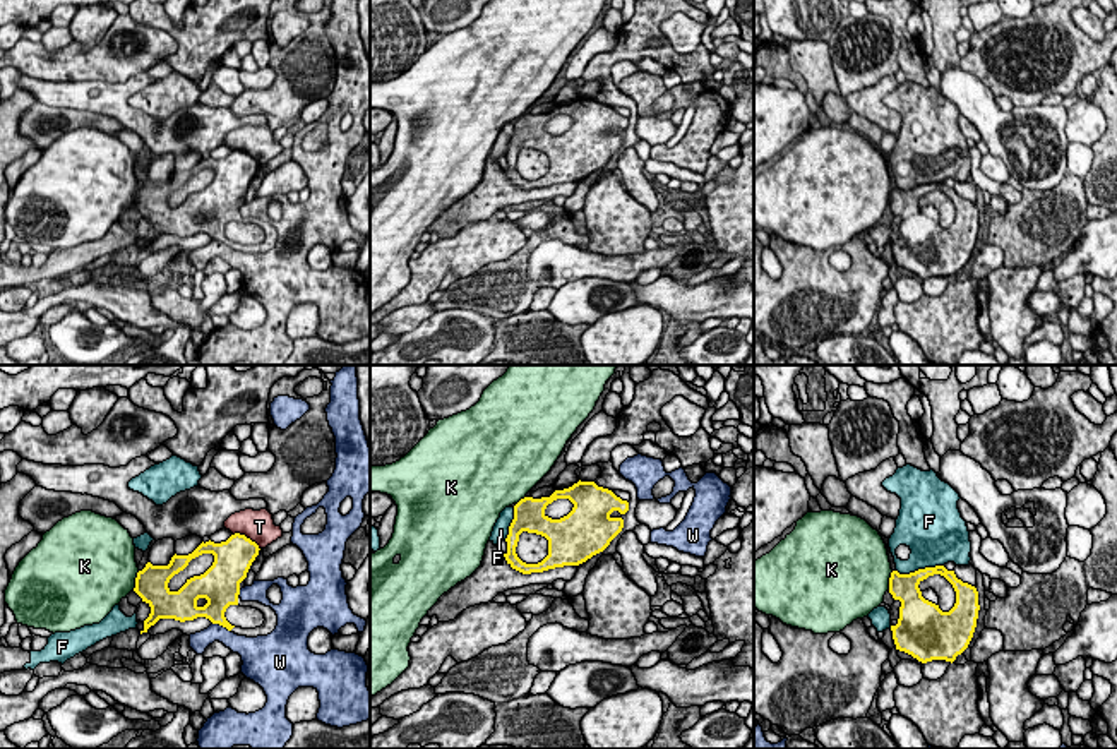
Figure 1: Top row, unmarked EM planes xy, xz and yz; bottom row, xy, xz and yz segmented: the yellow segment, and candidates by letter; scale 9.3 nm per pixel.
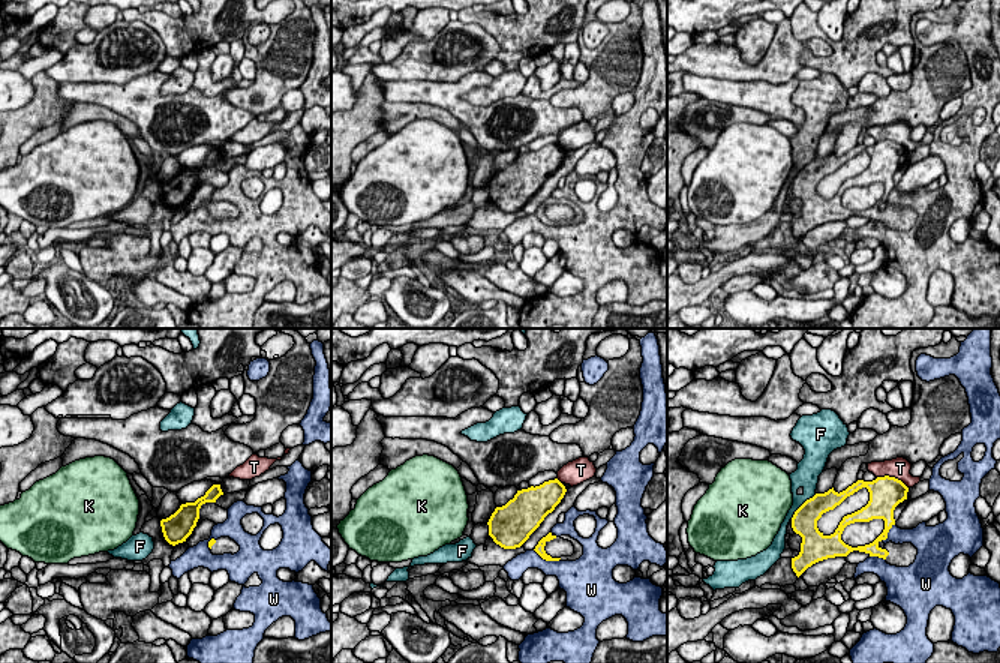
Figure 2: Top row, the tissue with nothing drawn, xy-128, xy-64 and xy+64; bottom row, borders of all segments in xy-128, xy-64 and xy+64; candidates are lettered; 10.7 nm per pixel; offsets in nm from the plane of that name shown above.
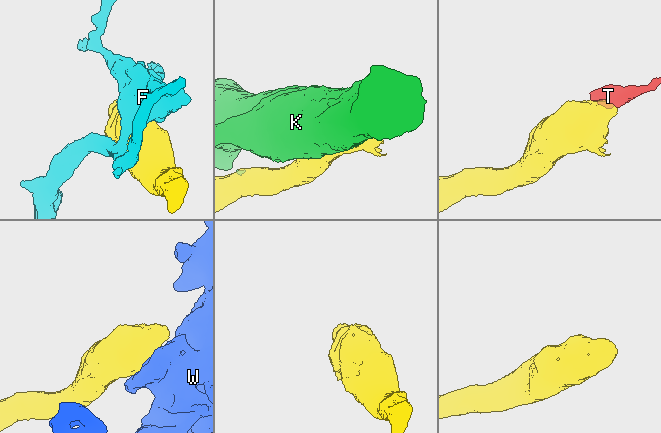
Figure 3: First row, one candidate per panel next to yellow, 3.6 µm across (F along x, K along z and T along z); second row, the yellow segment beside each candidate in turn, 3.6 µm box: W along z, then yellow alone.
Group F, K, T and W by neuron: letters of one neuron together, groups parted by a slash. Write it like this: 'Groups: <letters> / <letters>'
Groups: F / K / T / W

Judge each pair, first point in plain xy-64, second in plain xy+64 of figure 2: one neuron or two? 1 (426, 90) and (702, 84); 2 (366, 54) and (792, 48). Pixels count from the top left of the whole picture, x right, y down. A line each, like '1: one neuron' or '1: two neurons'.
1: one neuron
2: one neuron

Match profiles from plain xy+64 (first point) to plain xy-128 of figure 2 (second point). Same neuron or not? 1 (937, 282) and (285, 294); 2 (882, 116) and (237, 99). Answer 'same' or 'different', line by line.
1: same
2: same

